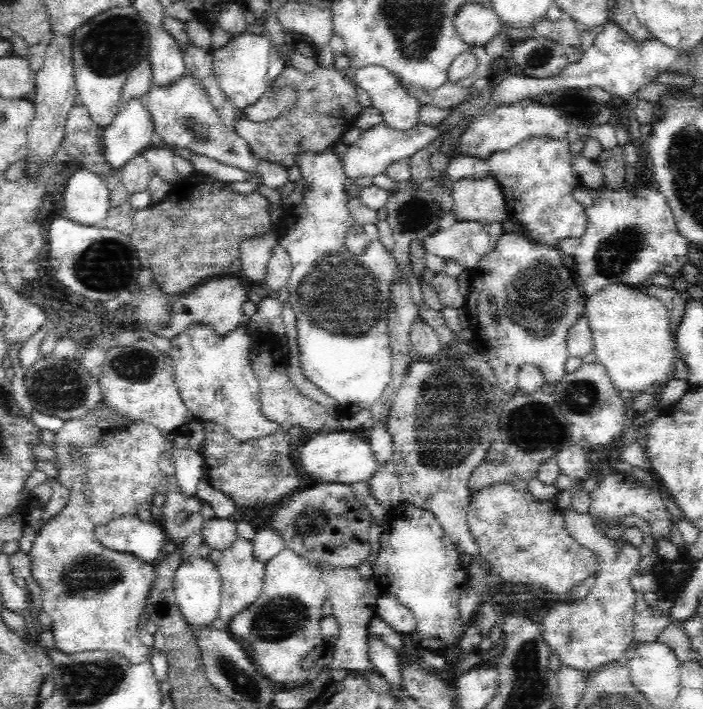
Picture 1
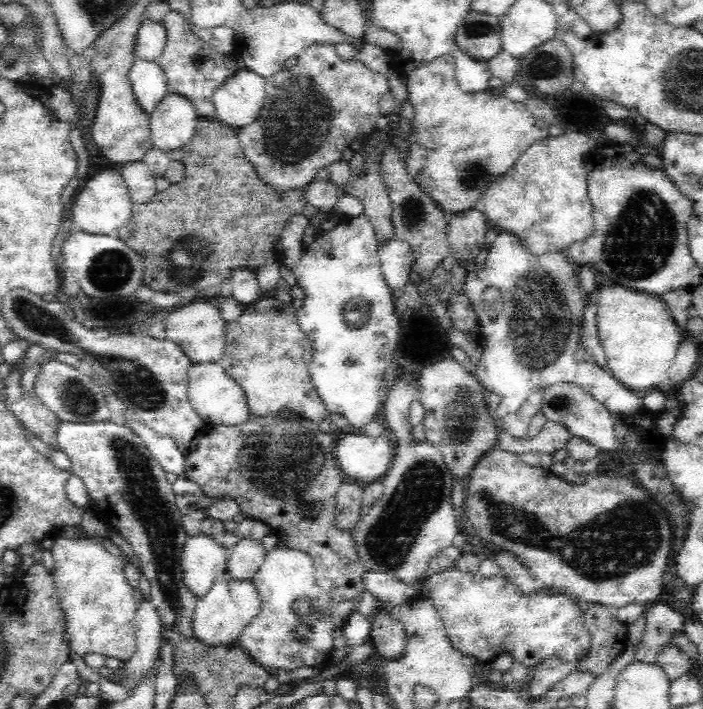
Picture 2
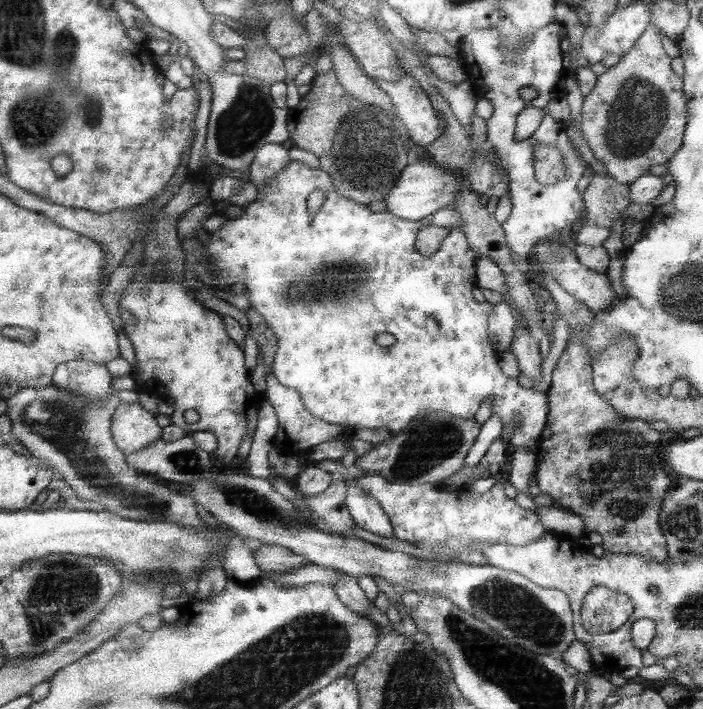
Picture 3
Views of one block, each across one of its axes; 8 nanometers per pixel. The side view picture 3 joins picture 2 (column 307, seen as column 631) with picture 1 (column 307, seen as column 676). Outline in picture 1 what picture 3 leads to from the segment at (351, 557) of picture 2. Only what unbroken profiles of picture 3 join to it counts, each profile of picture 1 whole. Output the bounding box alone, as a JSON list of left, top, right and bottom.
[198,420,310,514]

